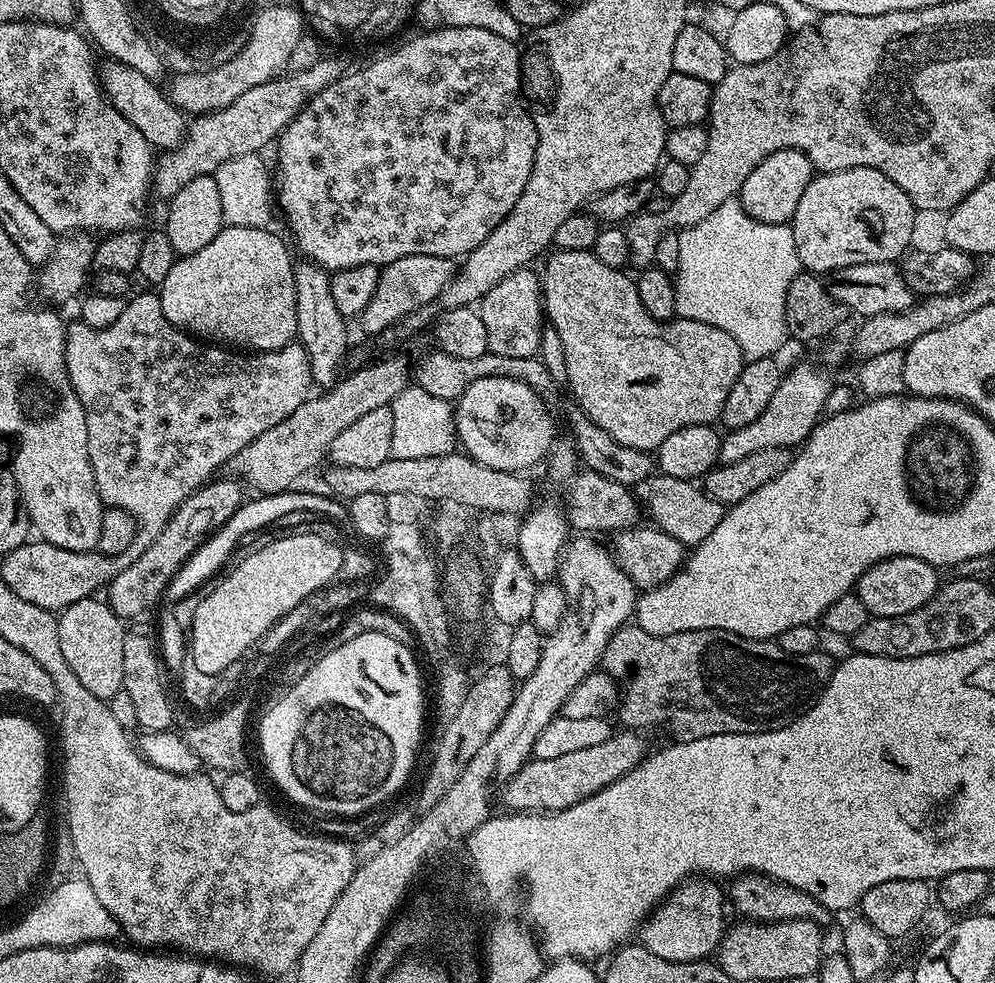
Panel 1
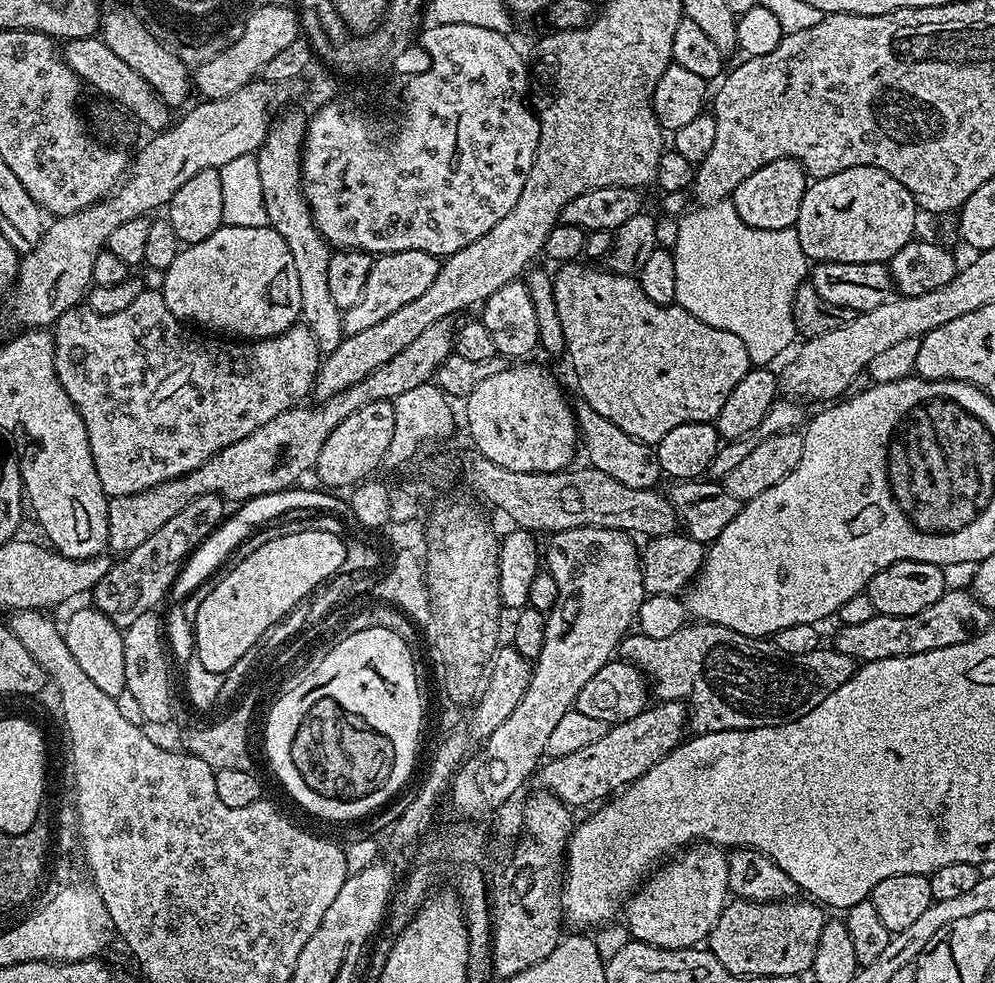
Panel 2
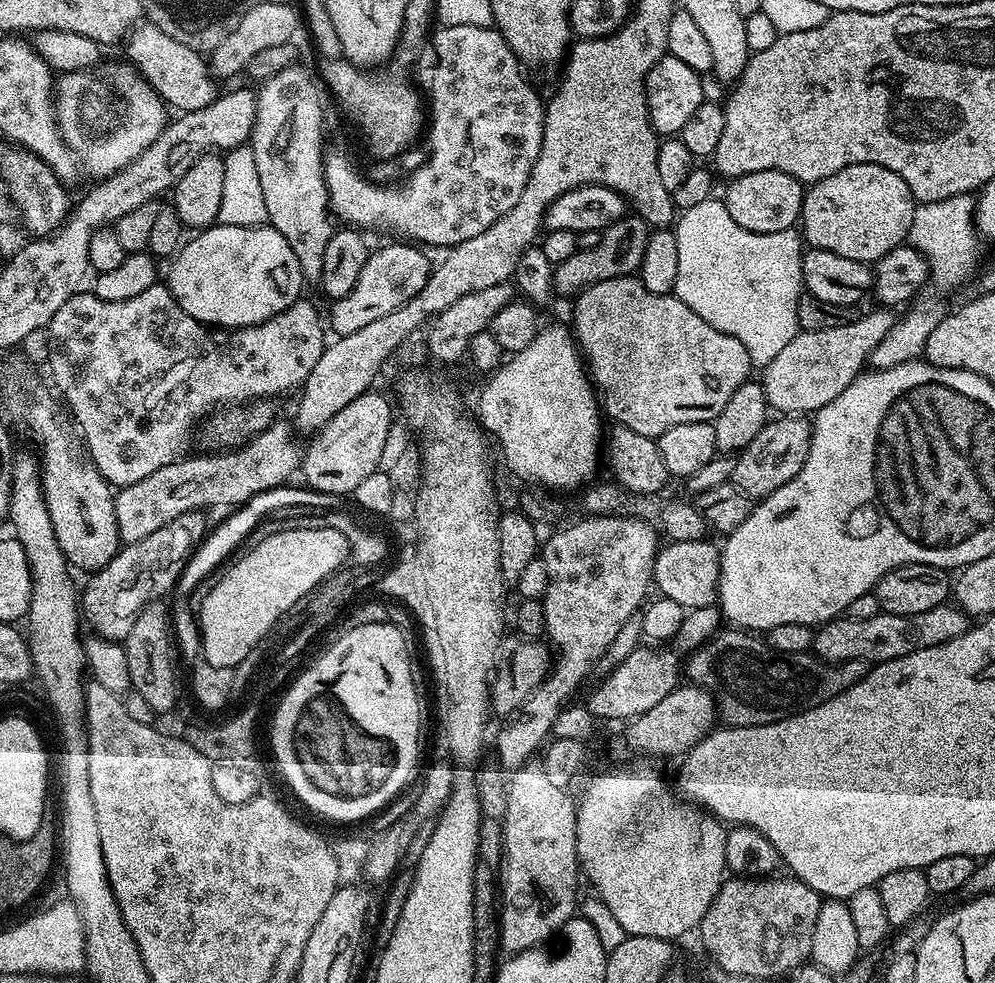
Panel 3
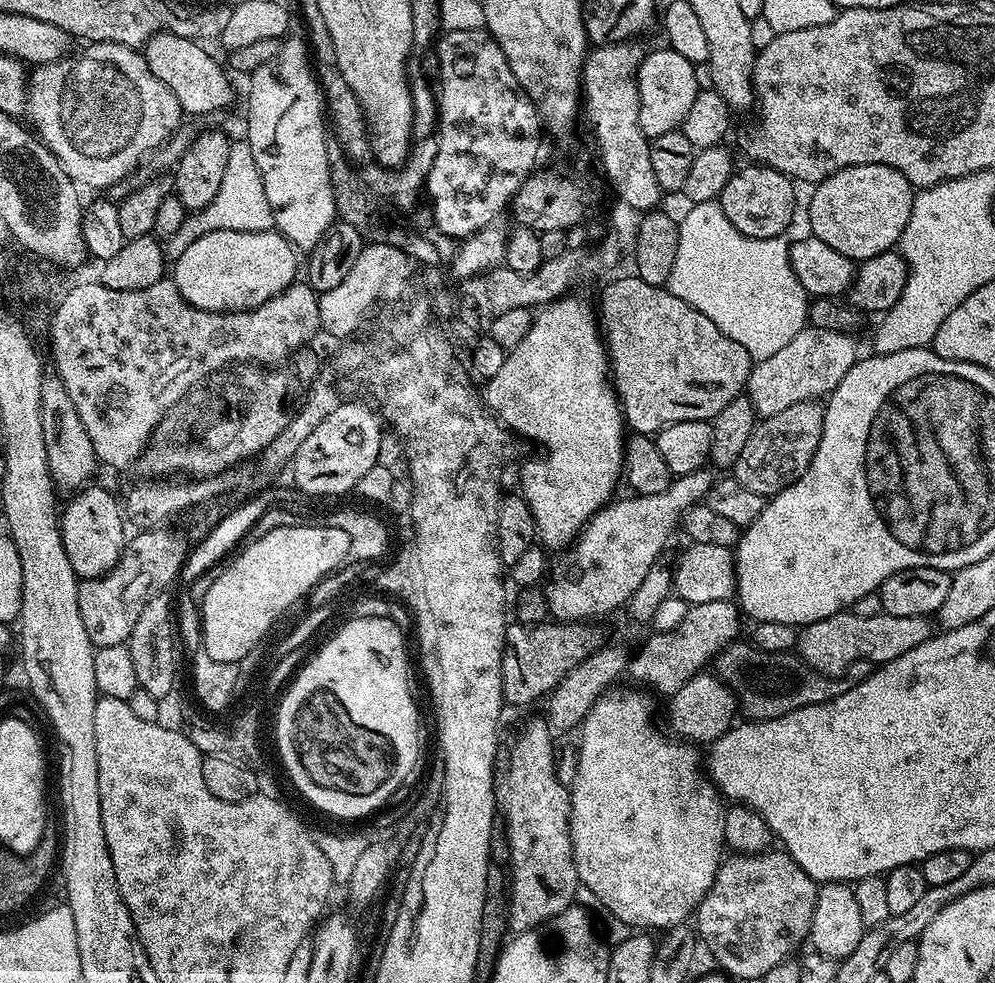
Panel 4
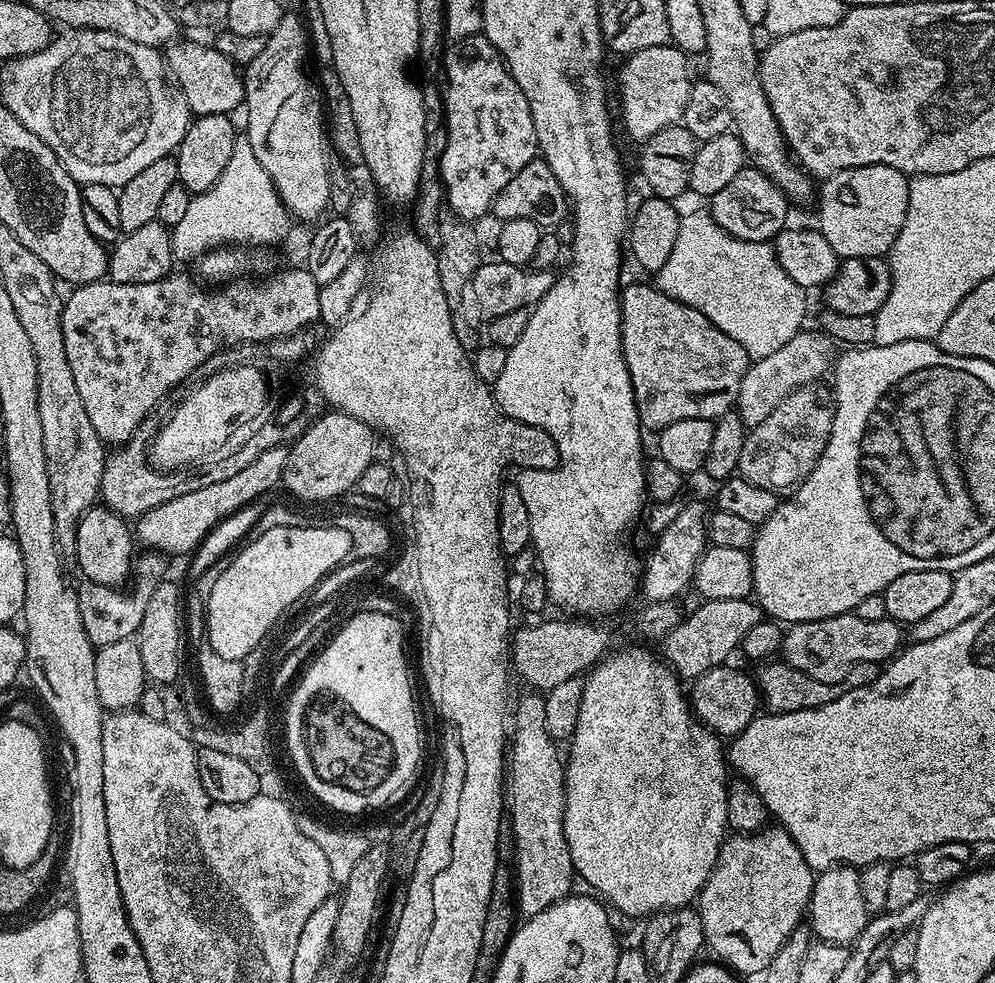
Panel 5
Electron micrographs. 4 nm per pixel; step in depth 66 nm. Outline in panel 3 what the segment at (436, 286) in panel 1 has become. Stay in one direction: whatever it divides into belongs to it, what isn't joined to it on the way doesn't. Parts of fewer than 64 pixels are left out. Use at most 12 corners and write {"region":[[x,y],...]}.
{"region":[[412,242],[369,251],[326,316],[336,336],[410,302],[433,265]]}

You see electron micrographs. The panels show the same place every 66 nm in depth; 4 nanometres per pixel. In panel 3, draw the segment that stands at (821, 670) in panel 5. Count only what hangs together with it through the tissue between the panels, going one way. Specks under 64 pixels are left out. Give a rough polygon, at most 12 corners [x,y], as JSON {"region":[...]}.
{"region":[[952,602],[922,614],[837,618],[811,651],[875,666],[950,642],[970,617]]}

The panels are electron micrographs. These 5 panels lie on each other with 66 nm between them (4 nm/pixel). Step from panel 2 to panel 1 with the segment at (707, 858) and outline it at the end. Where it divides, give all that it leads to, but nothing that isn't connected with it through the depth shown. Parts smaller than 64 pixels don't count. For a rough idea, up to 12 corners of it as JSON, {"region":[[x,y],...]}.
{"region":[[712,878],[677,884],[638,940],[666,962],[709,959],[726,931]]}

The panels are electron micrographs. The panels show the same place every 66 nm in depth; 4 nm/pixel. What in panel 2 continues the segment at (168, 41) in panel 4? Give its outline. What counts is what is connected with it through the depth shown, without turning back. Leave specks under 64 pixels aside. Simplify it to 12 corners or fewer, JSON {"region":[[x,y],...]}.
{"region":[[131,8],[102,16],[102,39],[176,110],[189,65]]}

